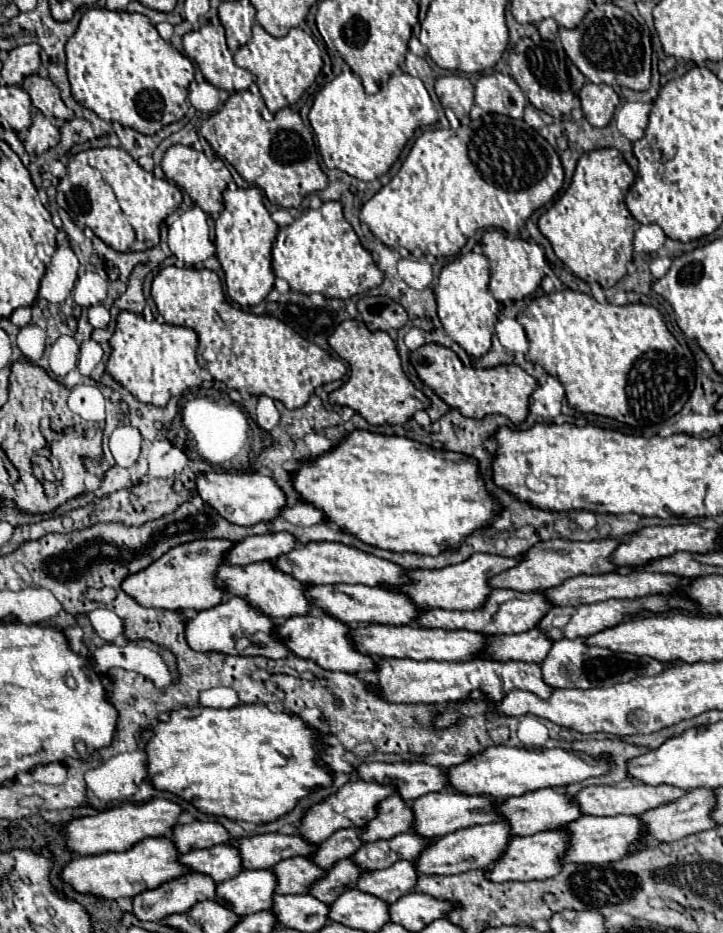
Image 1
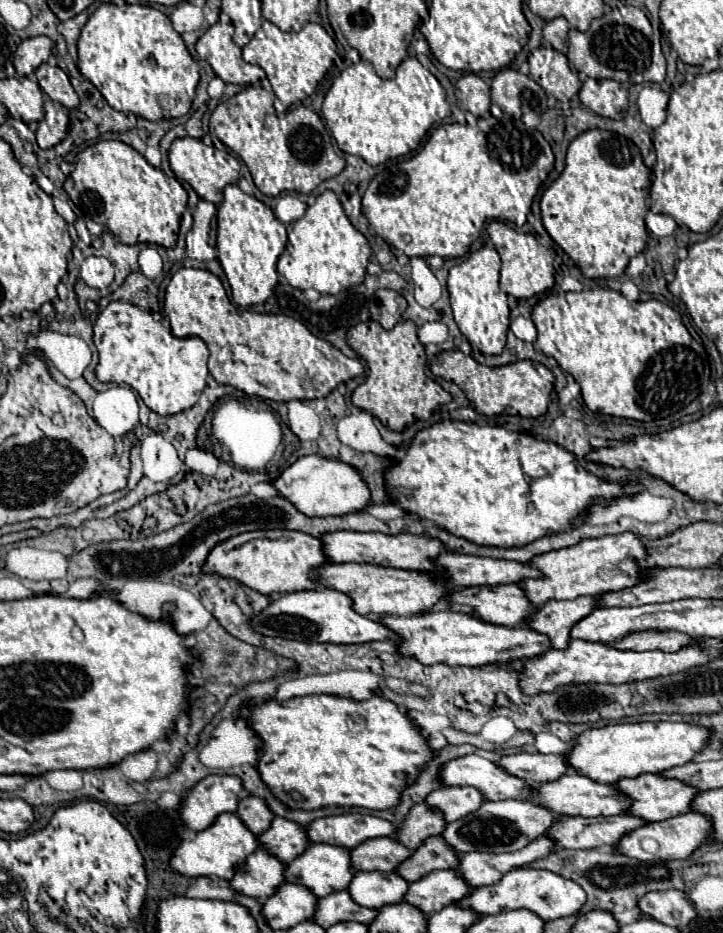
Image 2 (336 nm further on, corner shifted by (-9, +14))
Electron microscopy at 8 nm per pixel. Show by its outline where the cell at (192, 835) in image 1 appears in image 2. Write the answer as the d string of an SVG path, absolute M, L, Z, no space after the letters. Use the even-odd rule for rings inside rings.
M249 796L245 800L239 800L239 808L235 812L243 824L247 824L247 828L251 828L251 832L259 834L263 830L269 828L271 820L273 820L273 814L271 810L267 808L265 800L261 798L255 798L255 796Z

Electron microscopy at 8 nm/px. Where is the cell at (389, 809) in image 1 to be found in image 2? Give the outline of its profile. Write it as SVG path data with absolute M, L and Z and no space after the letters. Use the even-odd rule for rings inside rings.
M455 786L455 788L437 788L427 794L425 802L439 810L445 816L445 822L459 820L469 812L475 812L483 804L483 796L477 788Z

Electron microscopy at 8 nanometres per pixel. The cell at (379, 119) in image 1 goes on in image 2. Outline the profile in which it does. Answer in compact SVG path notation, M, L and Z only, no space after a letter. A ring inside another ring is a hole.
M405 58L397 68L397 76L391 80L379 78L369 62L359 62L355 66L349 66L335 78L333 86L329 88L323 100L323 120L329 126L333 138L337 140L339 150L363 158L369 166L383 164L389 158L397 158L415 150L421 144L421 138L427 134L427 130L433 124L447 118L449 112L451 110L445 100L443 86L417 58Z

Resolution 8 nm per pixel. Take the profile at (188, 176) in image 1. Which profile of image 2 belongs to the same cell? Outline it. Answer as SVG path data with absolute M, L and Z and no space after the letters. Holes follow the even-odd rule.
M177 138L169 150L169 164L179 180L189 182L203 200L209 200L213 204L219 204L223 200L223 188L227 184L235 184L239 180L239 160L225 150L221 152L213 146L203 144L197 138Z

